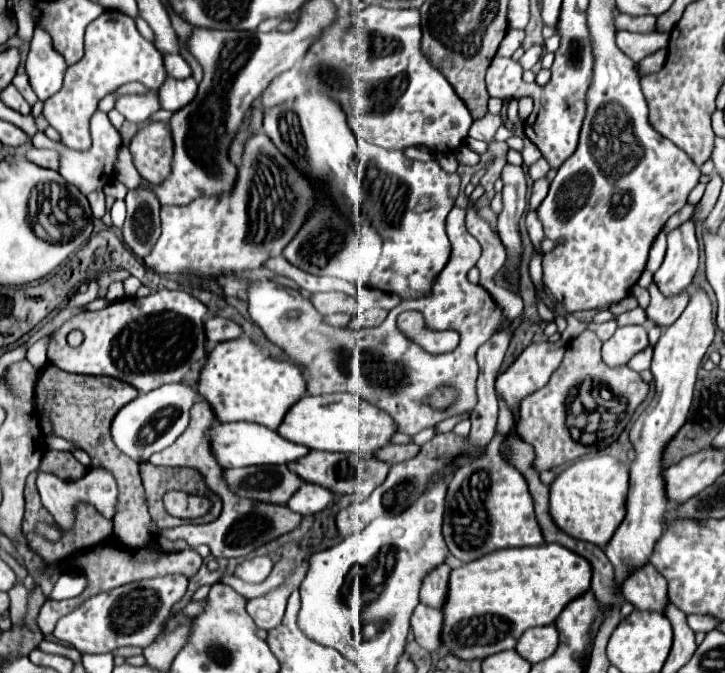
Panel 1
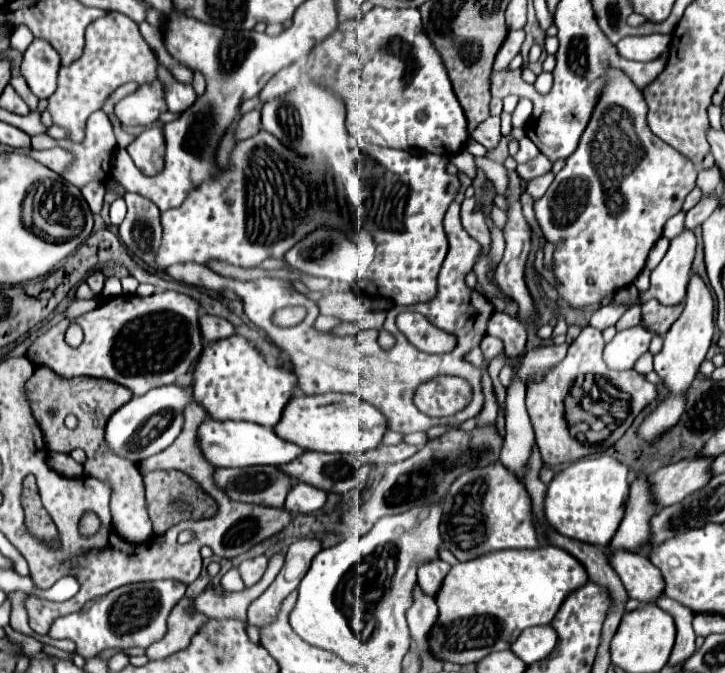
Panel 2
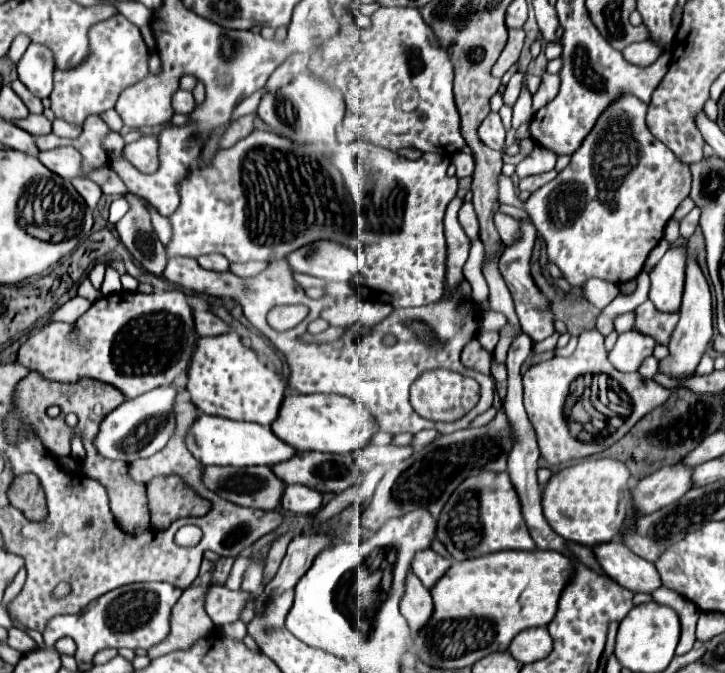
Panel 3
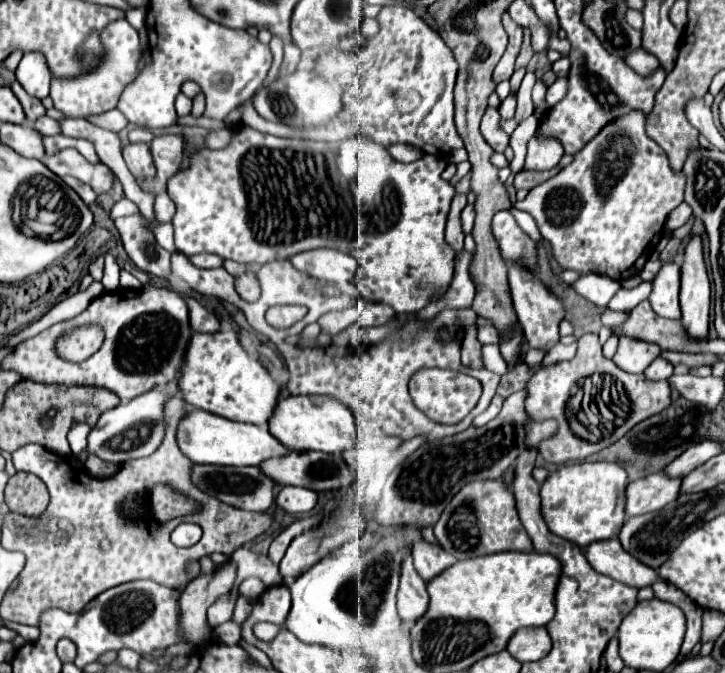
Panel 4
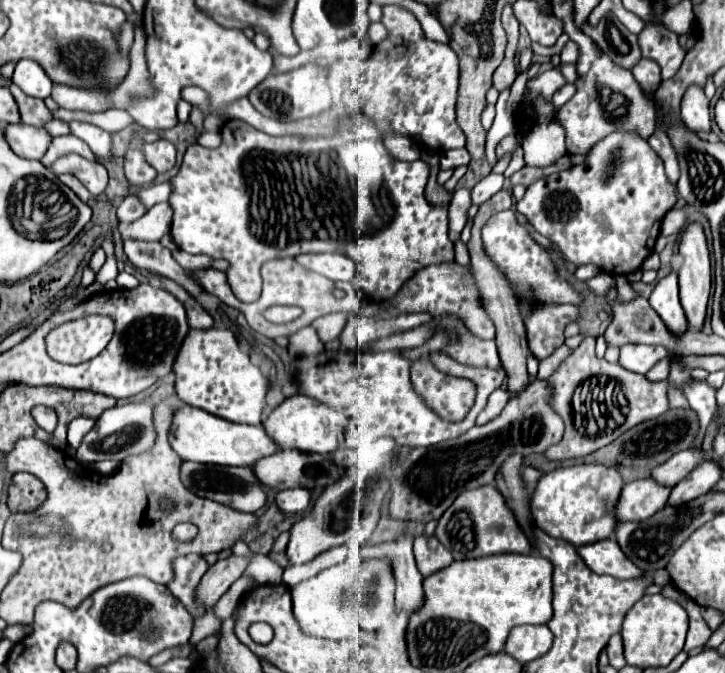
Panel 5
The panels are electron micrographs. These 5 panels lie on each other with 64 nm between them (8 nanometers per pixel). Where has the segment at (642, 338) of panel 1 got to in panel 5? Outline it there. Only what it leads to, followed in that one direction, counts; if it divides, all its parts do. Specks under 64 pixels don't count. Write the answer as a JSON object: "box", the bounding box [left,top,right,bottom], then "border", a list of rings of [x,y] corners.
{"box":[620,344,666,374],"border":[[[628,344],[620,348],[620,366],[638,374],[646,374],[664,356],[666,356],[666,348]]]}

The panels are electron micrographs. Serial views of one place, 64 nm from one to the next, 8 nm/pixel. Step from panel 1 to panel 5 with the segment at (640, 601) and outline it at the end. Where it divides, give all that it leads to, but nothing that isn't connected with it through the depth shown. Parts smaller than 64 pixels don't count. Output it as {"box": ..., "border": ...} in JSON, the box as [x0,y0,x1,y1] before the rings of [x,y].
{"box":[578,538,642,580],"border":[[[614,538],[610,540],[600,540],[596,544],[586,544],[580,546],[578,556],[584,560],[584,564],[596,572],[596,574],[610,574],[614,578],[620,580],[628,580],[628,578],[636,578],[642,574],[640,568],[636,568],[620,550],[620,546],[616,544]]]}

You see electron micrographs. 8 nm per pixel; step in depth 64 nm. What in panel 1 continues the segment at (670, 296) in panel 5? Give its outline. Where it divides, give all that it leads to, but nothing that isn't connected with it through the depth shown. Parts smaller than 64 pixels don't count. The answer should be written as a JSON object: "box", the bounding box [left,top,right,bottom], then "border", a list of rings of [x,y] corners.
{"box":[654,220,698,296],"border":[[[688,220],[668,234],[668,250],[662,266],[654,272],[654,284],[664,296],[678,296],[694,278],[698,268],[698,242],[694,222]]]}

